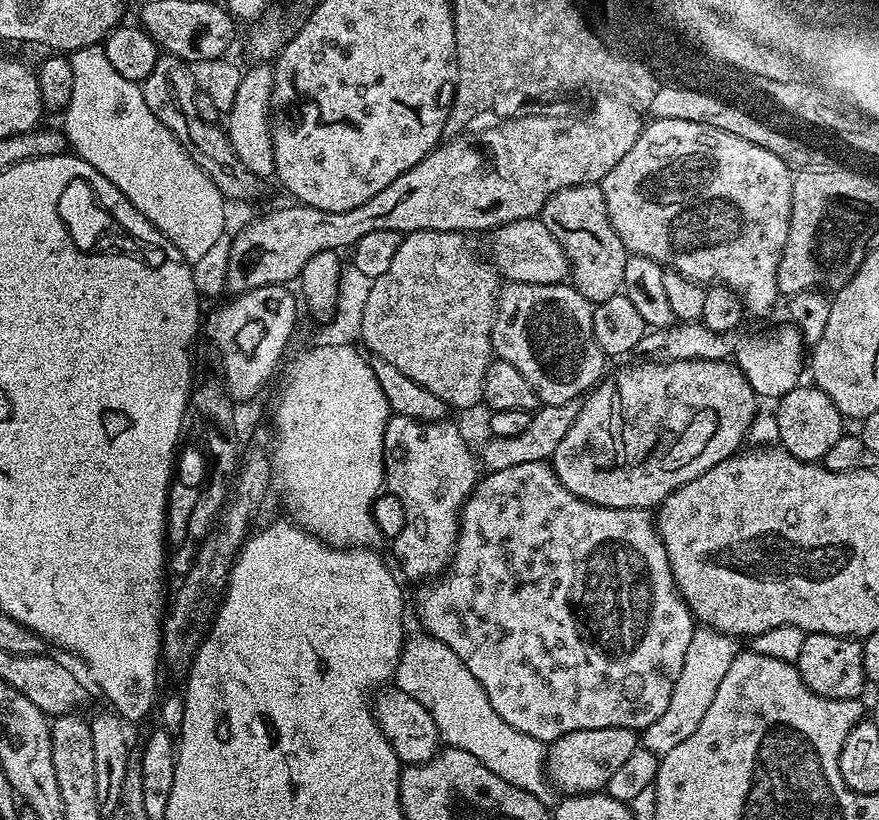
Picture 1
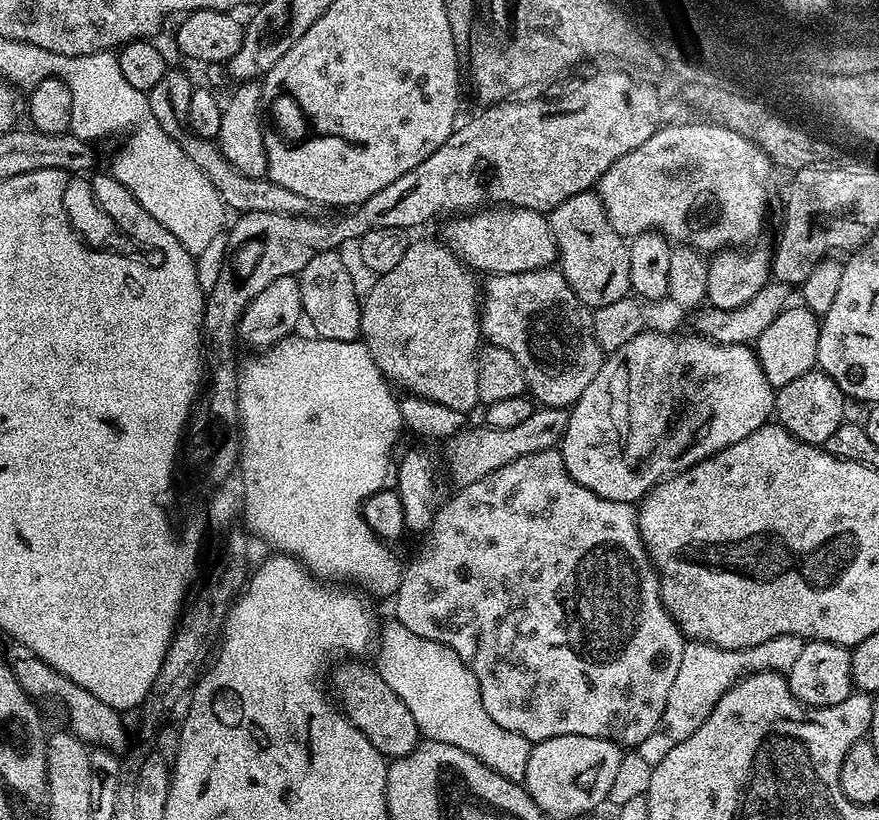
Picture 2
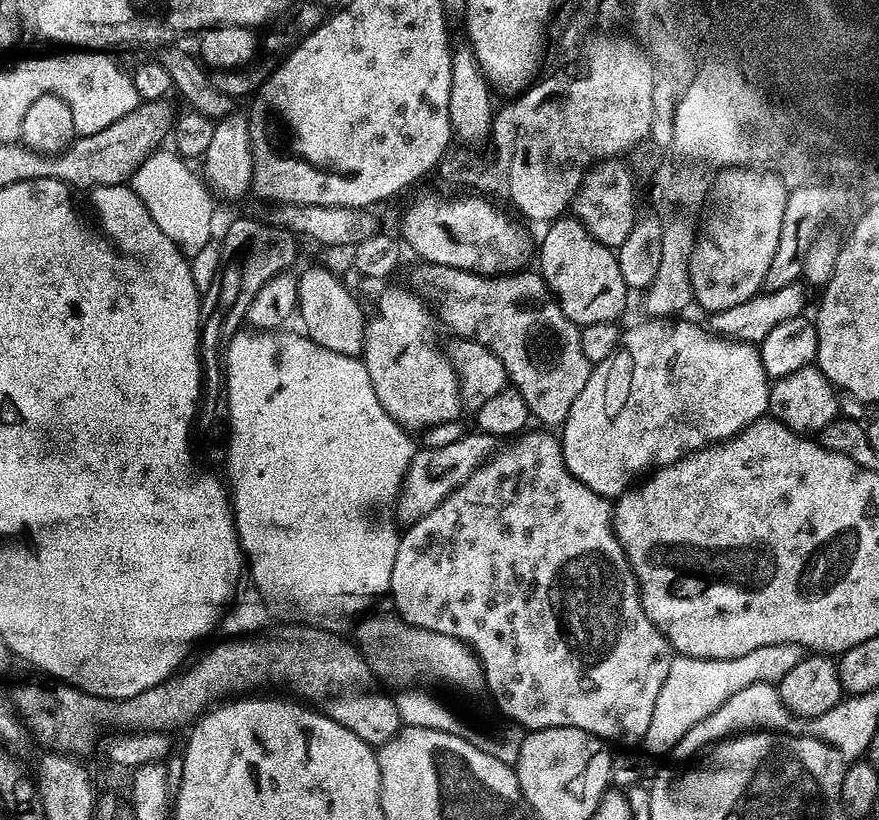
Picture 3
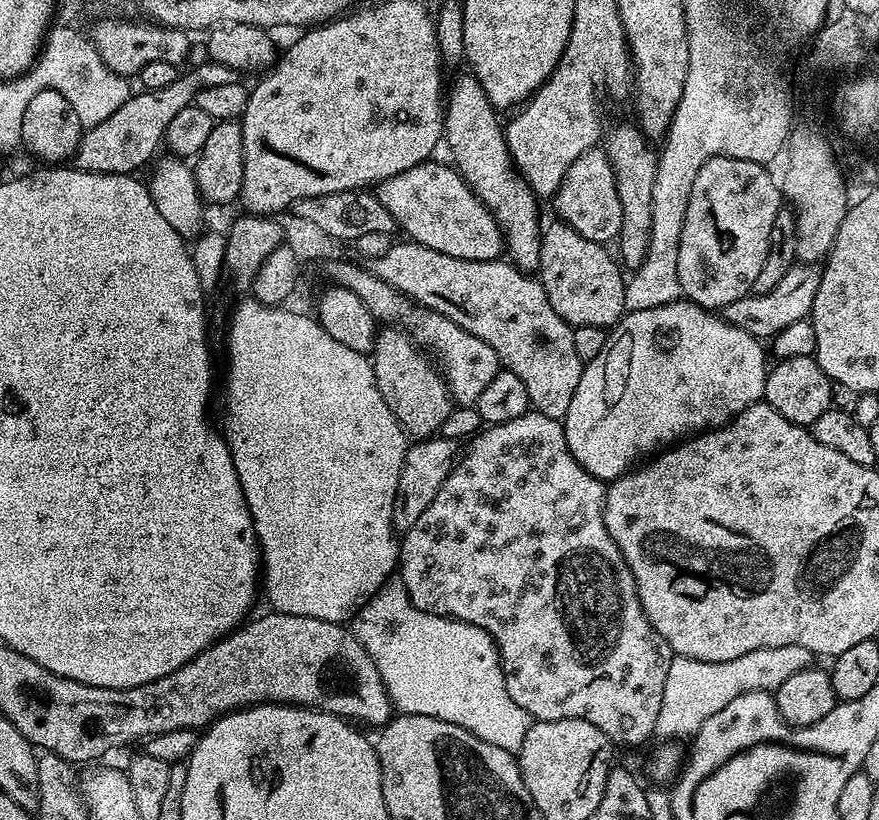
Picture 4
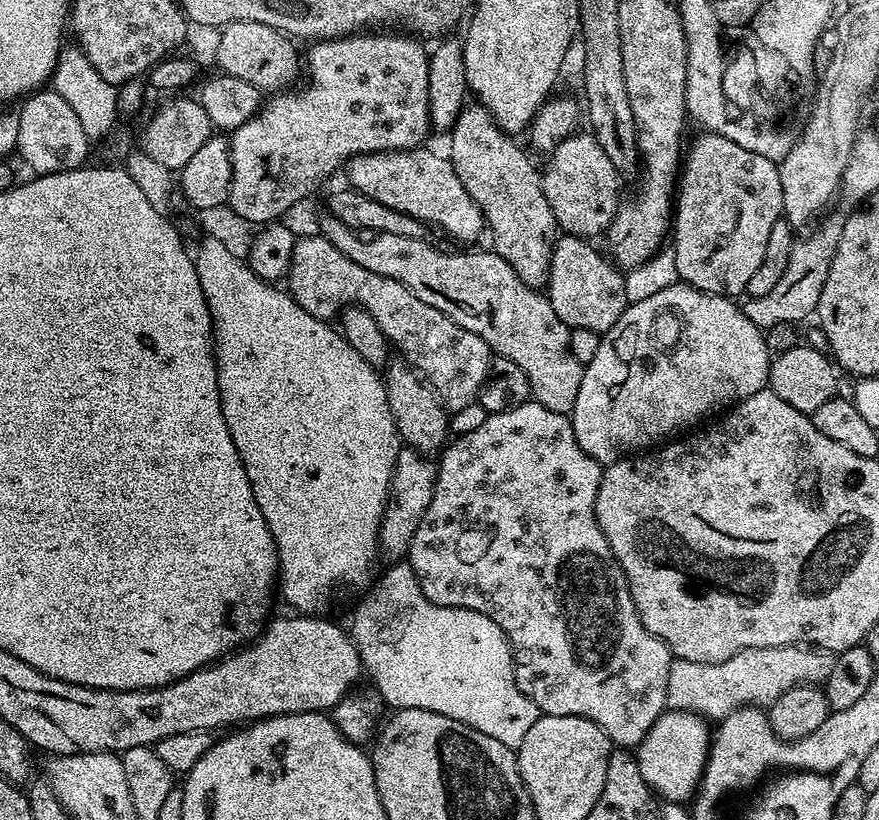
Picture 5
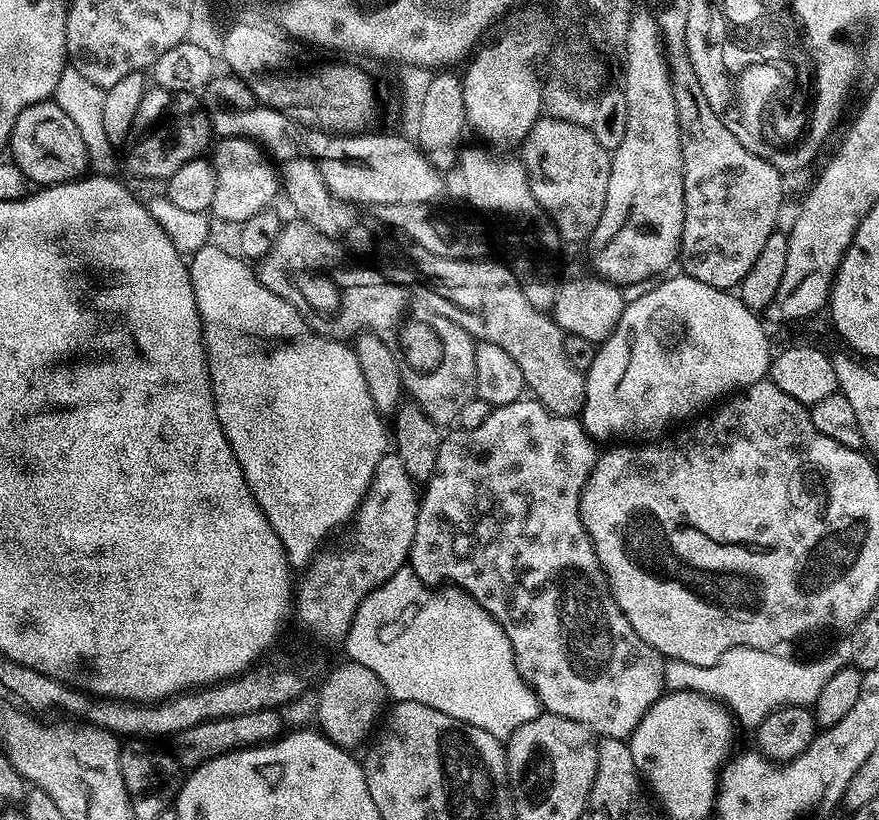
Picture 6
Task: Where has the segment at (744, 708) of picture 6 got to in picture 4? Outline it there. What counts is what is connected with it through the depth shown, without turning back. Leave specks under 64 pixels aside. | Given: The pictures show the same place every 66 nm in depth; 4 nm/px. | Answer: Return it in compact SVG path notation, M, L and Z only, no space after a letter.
M778 646L759 648L742 654L742 658L730 658L730 662L702 662L694 658L673 655L666 686L662 690L662 706L658 710L655 735L664 742L672 742L676 736L691 738L722 706L730 706L734 698L747 692L775 693L786 678L798 674L803 668L811 668L814 657L806 646Z

